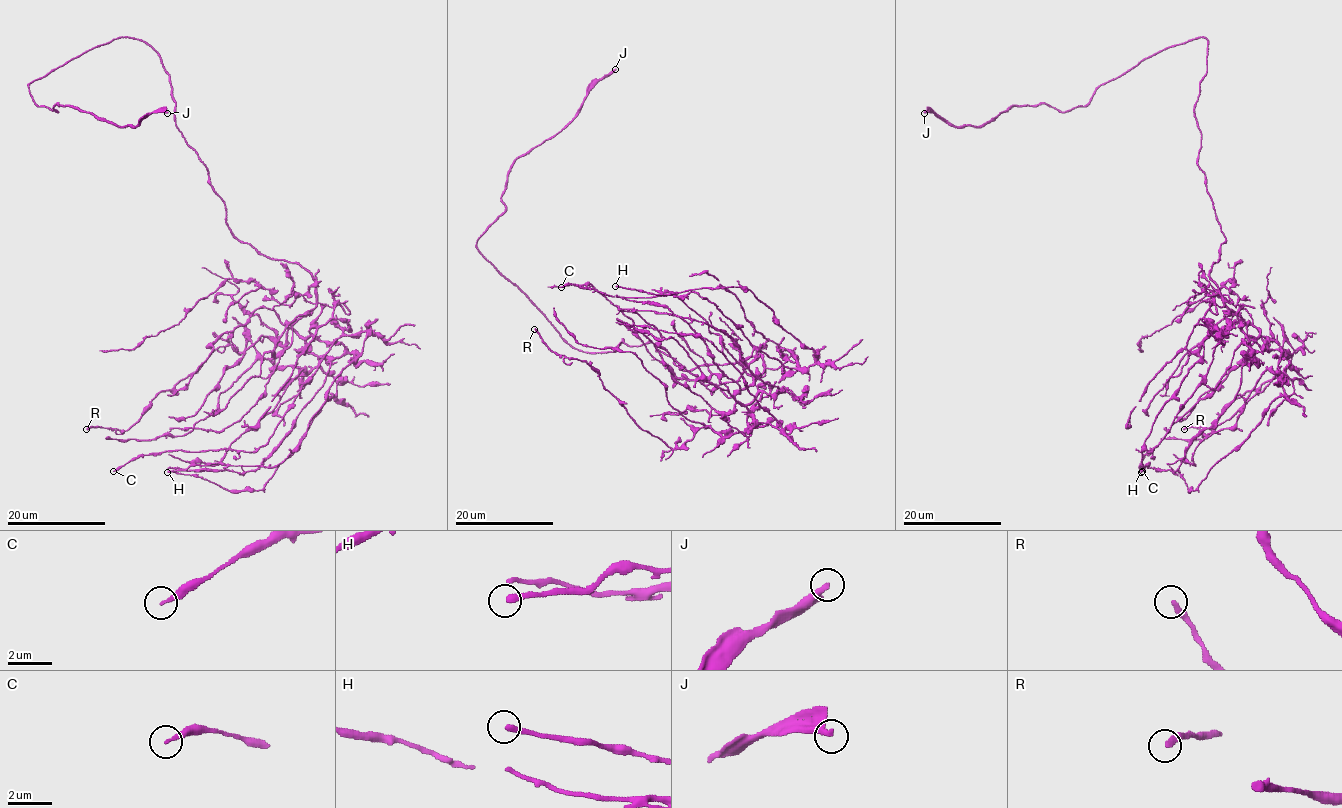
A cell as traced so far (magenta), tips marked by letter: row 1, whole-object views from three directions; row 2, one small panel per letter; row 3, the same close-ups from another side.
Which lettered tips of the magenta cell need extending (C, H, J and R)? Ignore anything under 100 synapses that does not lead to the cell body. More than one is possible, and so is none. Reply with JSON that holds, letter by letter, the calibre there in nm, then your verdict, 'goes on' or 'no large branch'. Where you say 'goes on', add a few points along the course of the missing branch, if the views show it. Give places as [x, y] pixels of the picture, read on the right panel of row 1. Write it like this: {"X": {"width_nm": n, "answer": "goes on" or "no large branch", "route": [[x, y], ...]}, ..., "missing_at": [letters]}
{"C": {"width_nm": 220, "answer": "no large branch"}, "H": {"width_nm": 260, "answer": "no large branch"}, "J": {"width_nm": 320, "answer": "goes on", "route": [[924, 113], [916, 112], [909, 123]]}, "R": {"width_nm": 280, "answer": "no large branch"}, "missing_at": ["J"]}

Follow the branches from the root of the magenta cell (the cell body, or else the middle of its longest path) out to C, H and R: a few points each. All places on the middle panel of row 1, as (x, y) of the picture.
C: (674, 362), (690, 370), (758, 354), (776, 369), (784, 348), (799, 368), (761, 352), (697, 293), (561, 287)
H: (674, 362), (690, 370), (758, 354), (776, 369), (784, 348), (809, 368), (815, 352), (749, 289), (615, 286)
R: (674, 362), (758, 354), (735, 398), (761, 392), (747, 422), (766, 424), (670, 449), (534, 329)

